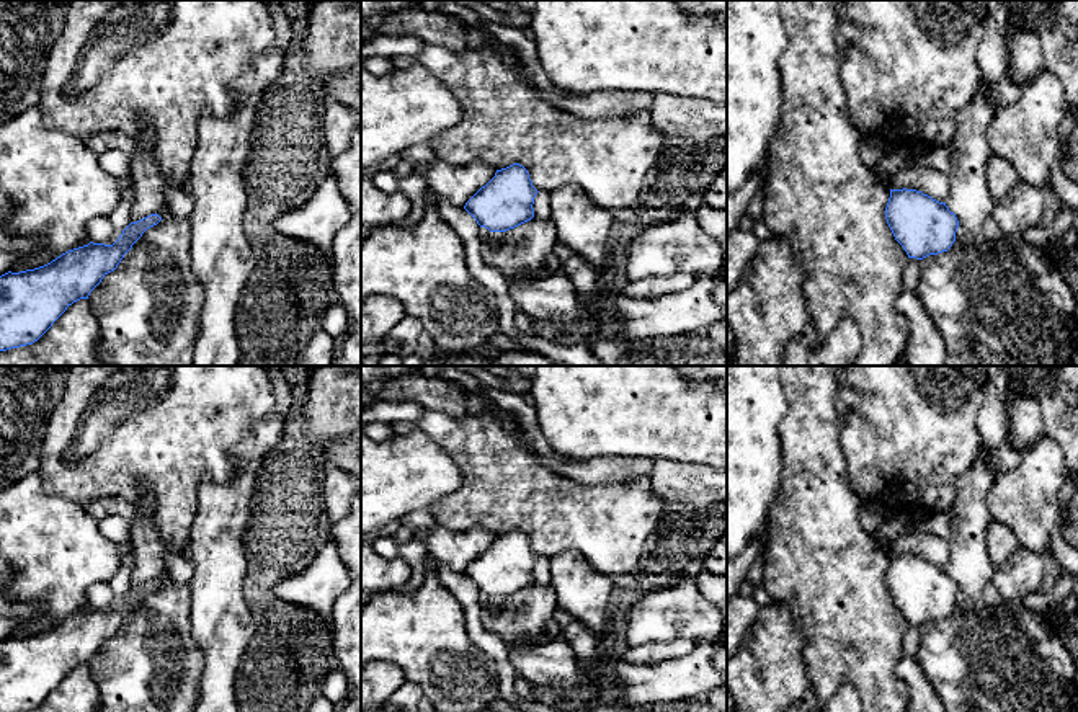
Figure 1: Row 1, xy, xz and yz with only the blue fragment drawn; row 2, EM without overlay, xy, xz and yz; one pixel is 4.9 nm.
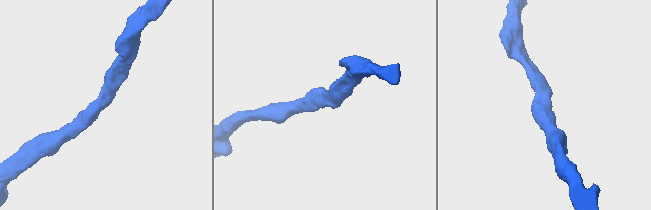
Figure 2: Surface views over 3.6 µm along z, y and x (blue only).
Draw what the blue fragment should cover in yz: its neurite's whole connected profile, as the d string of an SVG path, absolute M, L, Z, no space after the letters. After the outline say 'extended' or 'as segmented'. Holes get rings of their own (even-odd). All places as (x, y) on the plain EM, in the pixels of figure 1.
M906 554L890 555L885 585L908 624L916 625L947 617L959 594L946 568Z; as segmented

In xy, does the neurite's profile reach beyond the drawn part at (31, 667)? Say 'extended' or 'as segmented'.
as segmented

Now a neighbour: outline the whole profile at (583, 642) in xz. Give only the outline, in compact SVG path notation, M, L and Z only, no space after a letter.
M559 611L555 614L560 627L560 637L565 637L580 660L591 660L598 655L598 643L601 635L593 634L590 629L578 625L568 614Z

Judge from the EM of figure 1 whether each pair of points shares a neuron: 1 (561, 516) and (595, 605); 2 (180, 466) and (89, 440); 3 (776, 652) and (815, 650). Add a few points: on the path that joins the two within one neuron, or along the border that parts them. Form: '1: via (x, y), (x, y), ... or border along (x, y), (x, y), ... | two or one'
1: border along (549, 557), (575, 551), (596, 572), (606, 575) | two
2: via (157, 443), (154, 440), (111, 440) | one
3: border along (792, 614), (804, 637), (802, 658), (814, 688) | two

